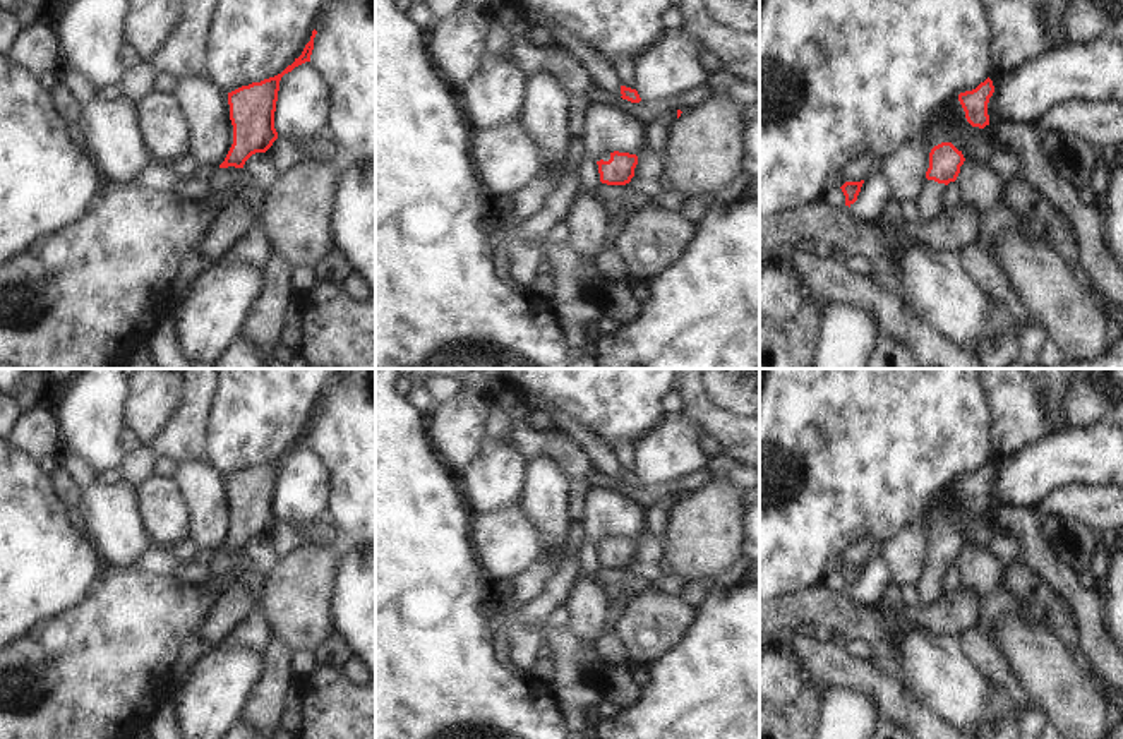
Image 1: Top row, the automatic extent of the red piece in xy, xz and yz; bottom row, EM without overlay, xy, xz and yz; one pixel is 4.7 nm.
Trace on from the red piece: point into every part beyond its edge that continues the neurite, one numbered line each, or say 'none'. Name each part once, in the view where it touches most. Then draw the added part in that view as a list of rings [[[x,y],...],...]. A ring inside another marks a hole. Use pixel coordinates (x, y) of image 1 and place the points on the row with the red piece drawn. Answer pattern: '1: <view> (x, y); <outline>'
1: yz (928, 201); [[[928,180],[922,183],[921,194],[916,197],[916,204],[919,207],[919,221],[936,221],[941,214],[941,197],[946,185],[938,183],[934,180]]]

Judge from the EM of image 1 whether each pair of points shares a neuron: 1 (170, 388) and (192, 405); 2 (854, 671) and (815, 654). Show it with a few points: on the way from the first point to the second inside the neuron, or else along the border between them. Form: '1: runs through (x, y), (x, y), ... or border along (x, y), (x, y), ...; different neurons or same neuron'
1: border along (187, 386), (184, 403), (162, 431); different neurons
2: runs through (844, 671), (825, 662); same neuron

